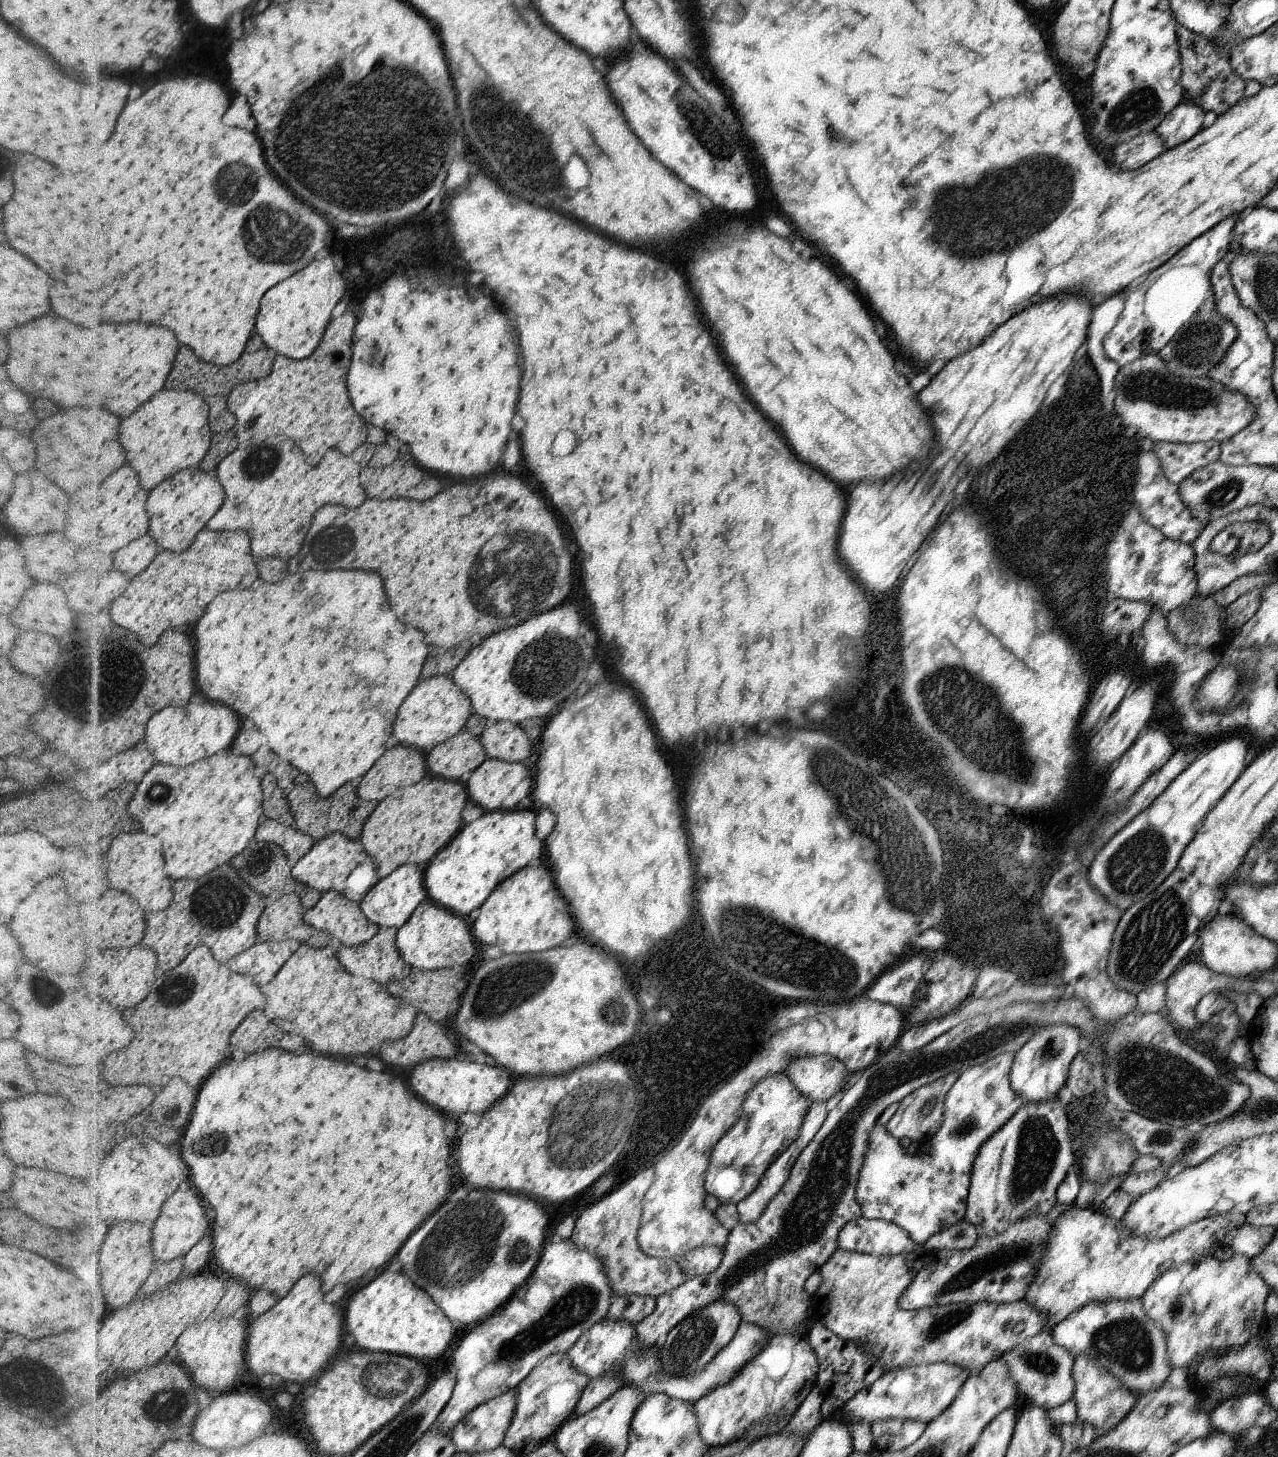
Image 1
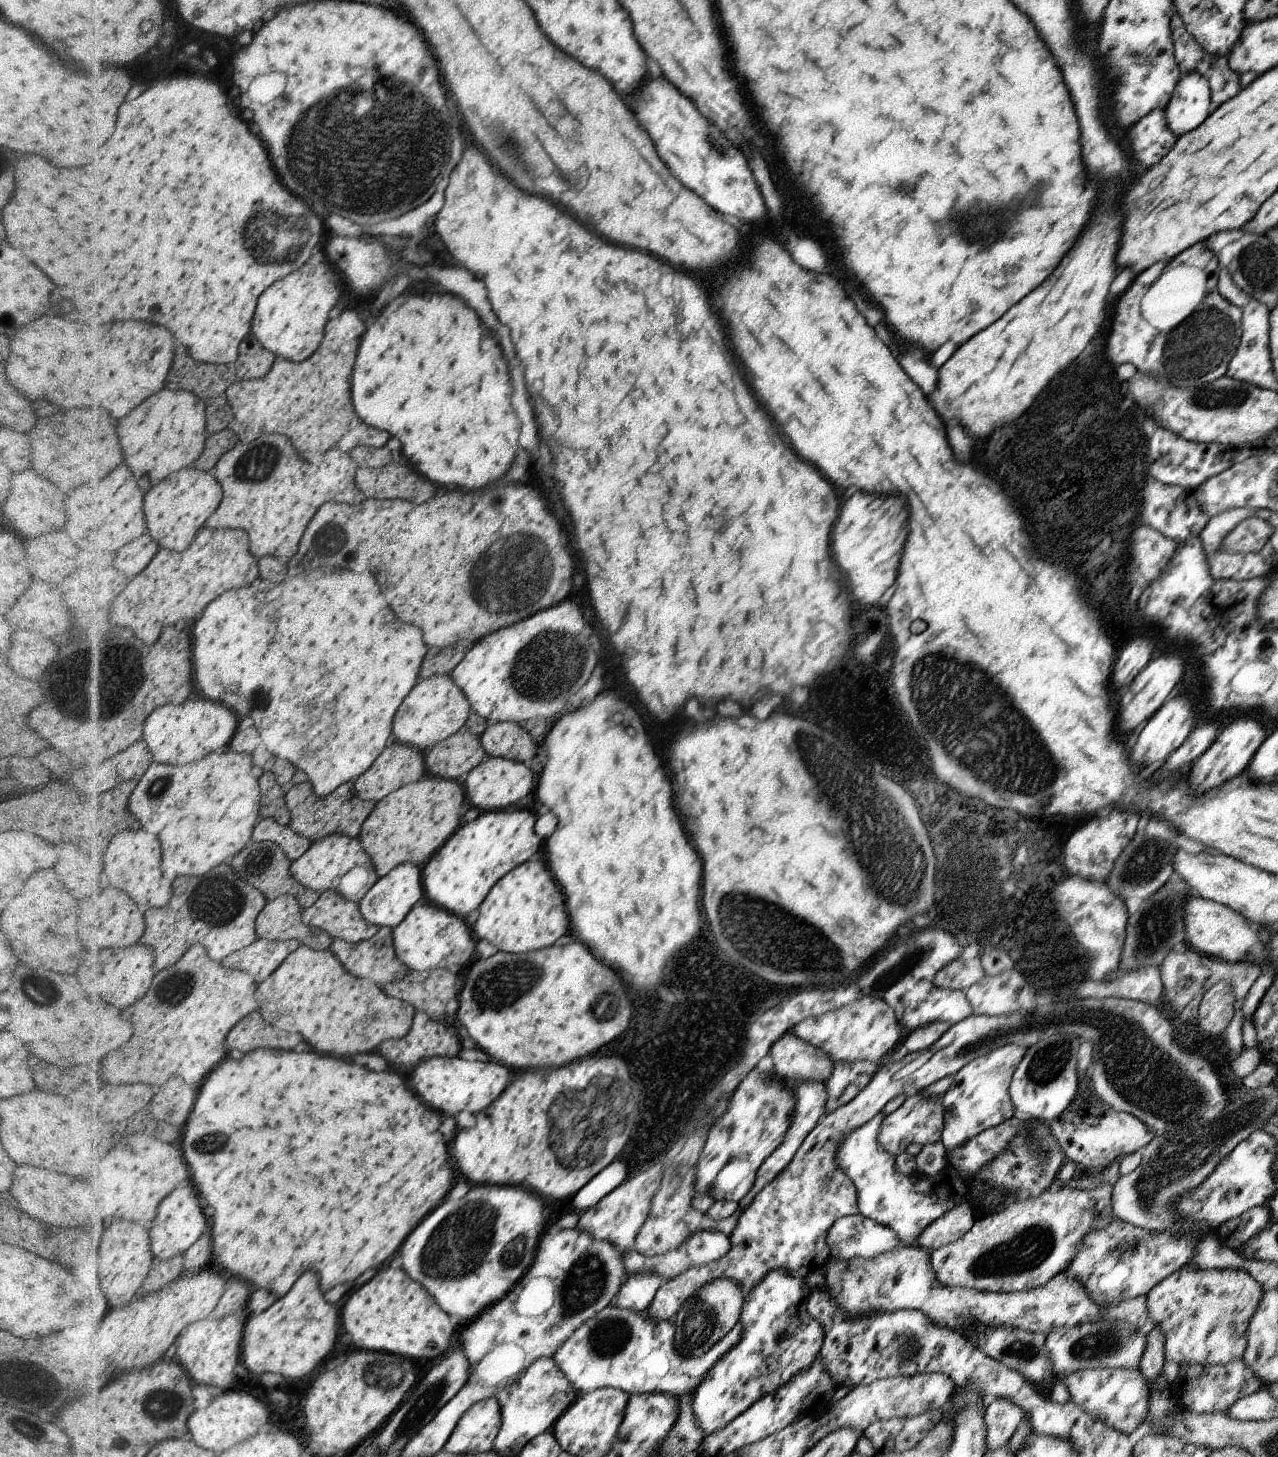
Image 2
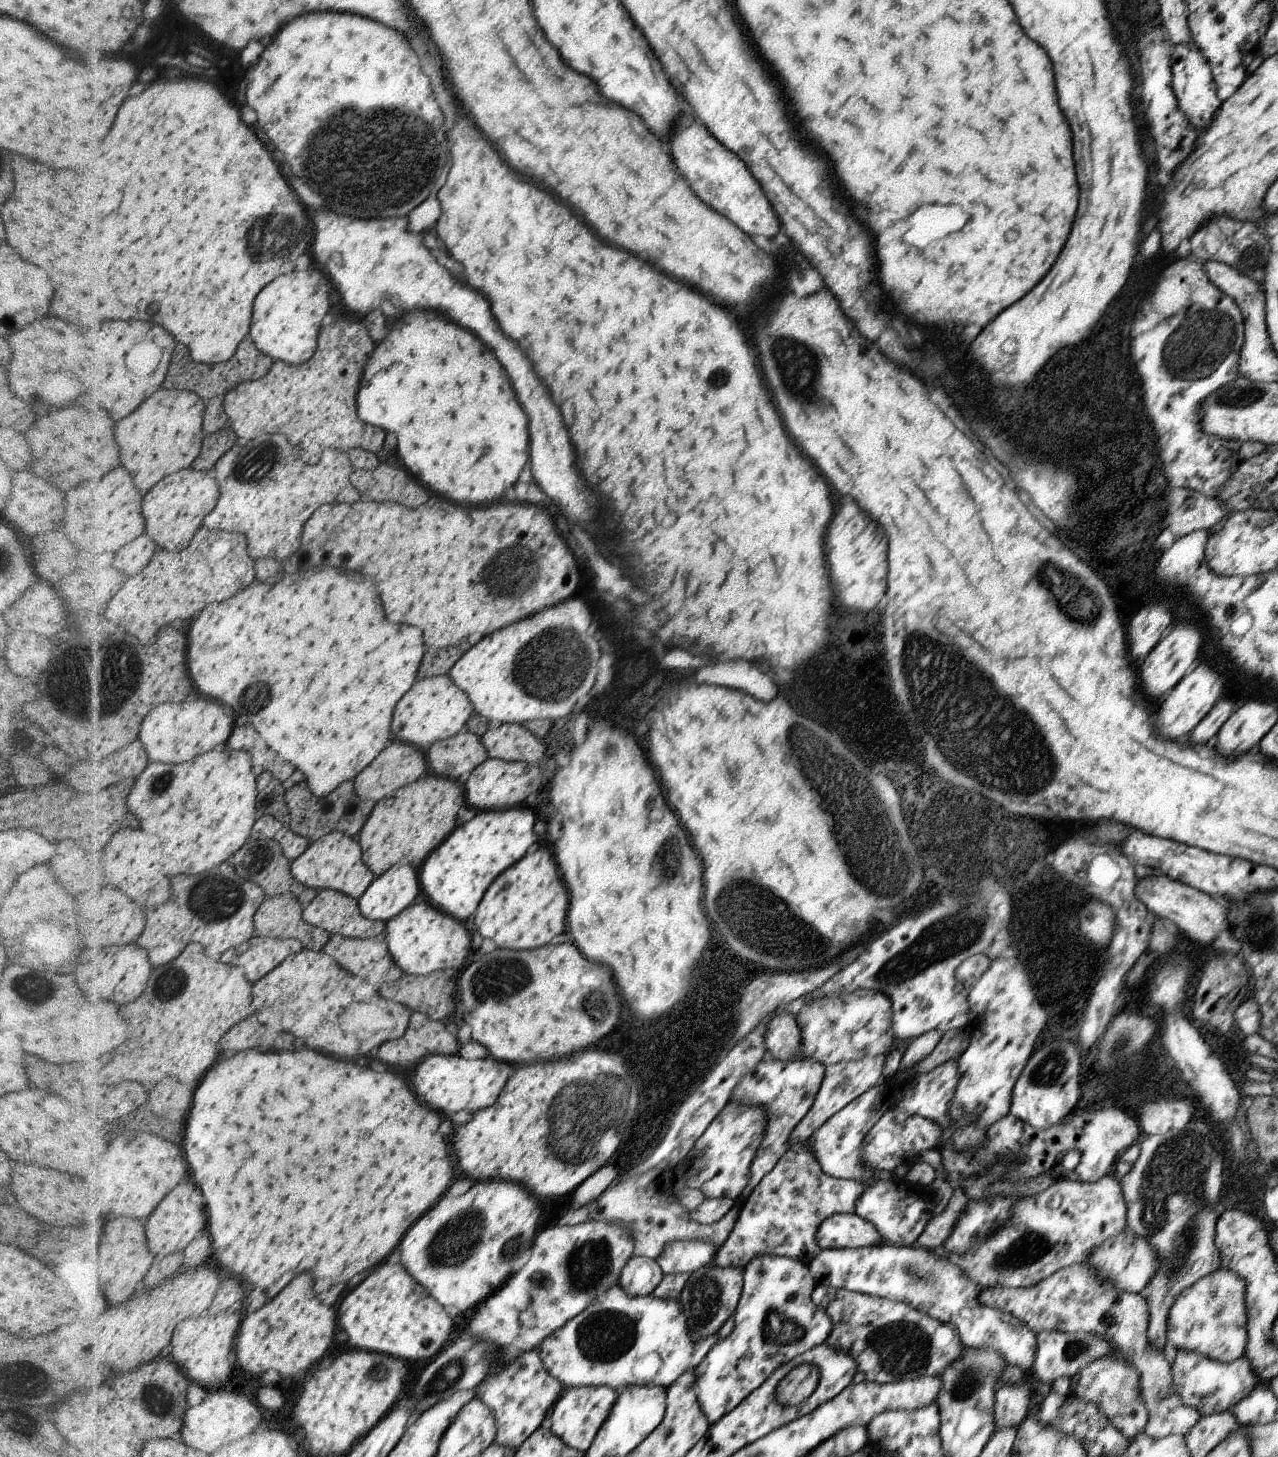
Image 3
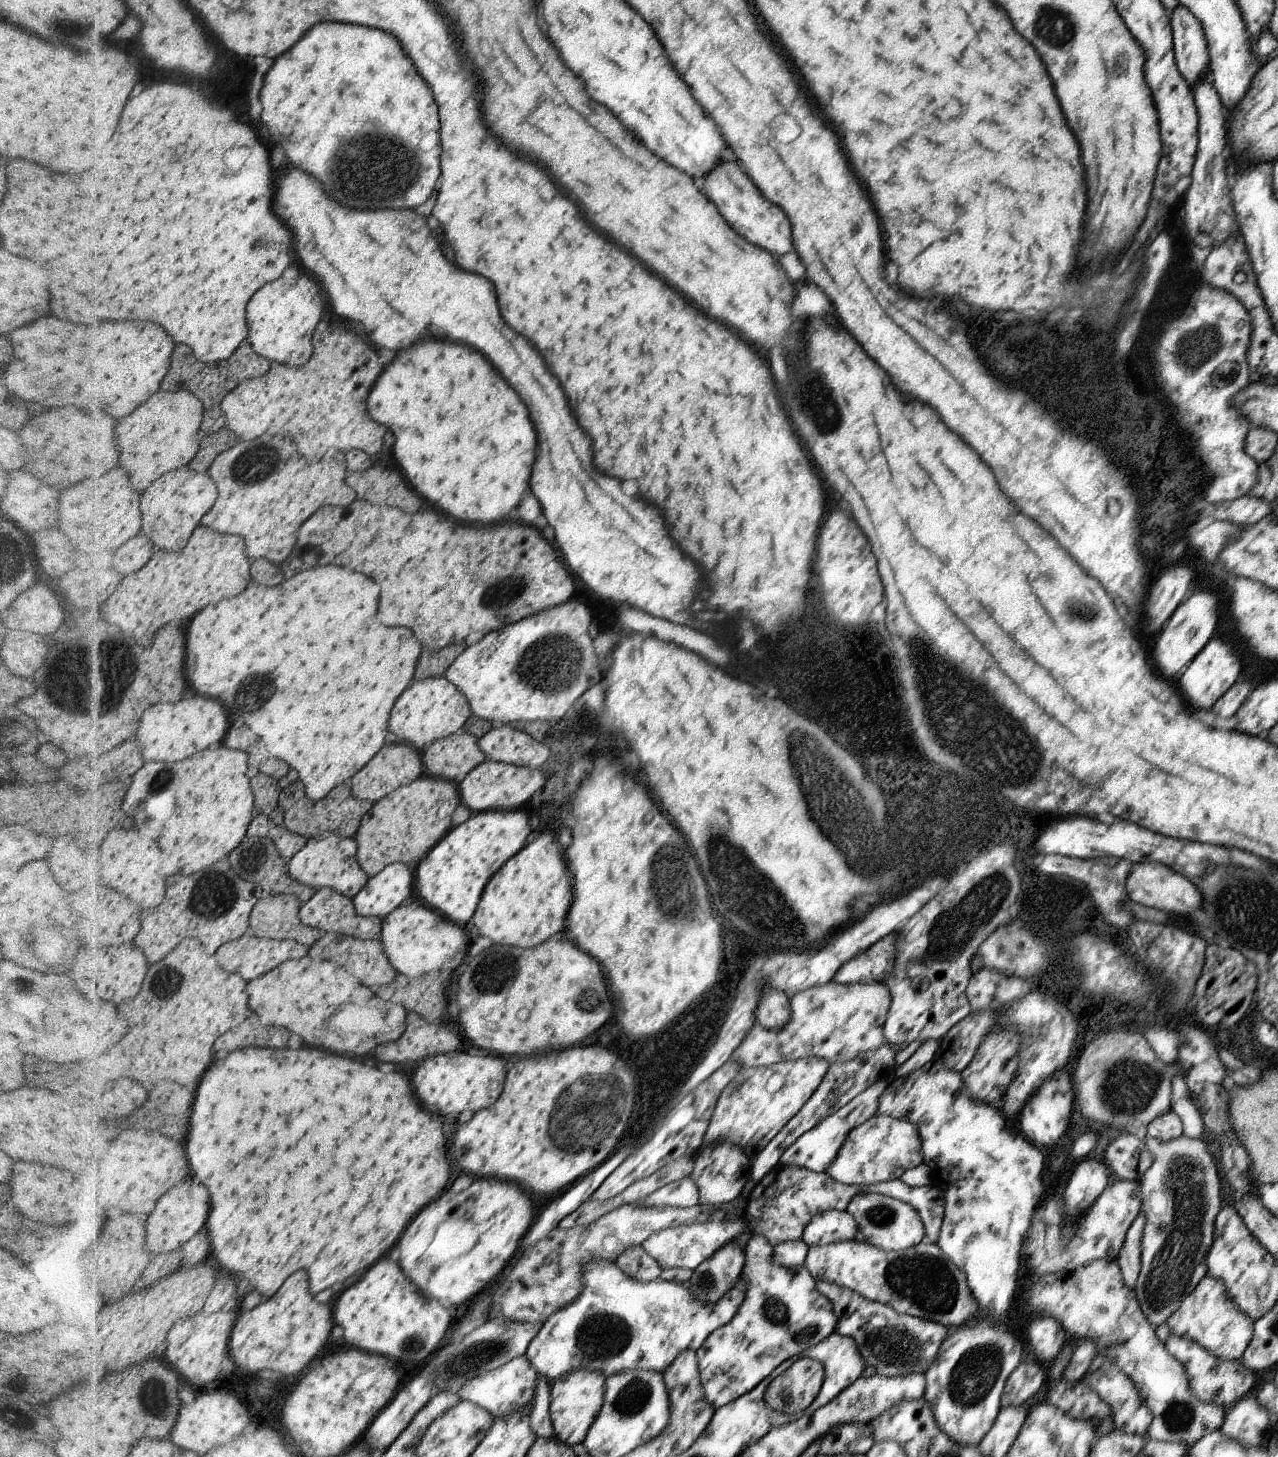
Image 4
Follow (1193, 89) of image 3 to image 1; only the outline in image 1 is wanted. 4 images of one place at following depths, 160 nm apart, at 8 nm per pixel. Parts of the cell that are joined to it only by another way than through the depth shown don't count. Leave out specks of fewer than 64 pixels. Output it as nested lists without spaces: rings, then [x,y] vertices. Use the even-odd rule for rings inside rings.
[[[1188,98],[1156,128],[1156,133],[1164,141],[1165,148],[1171,149],[1180,143],[1190,140],[1200,129],[1204,122],[1205,112]]]

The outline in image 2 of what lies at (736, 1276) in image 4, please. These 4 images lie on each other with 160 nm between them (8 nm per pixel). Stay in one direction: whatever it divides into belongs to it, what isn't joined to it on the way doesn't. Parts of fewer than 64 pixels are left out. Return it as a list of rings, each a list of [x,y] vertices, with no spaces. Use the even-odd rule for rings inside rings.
[[[718,1278],[704,1284],[694,1296],[690,1296],[681,1311],[674,1317],[674,1349],[680,1356],[696,1358],[704,1352],[709,1352],[721,1339],[725,1339],[739,1323],[742,1308],[745,1305],[745,1293],[738,1280]]]

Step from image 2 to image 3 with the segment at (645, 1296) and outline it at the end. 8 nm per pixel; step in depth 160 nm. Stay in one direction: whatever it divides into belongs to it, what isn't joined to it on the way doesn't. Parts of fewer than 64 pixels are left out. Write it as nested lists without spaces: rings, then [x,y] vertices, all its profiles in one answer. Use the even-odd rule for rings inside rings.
[[[632,1257],[622,1272],[619,1285],[631,1297],[652,1295],[665,1275],[656,1259]]]

